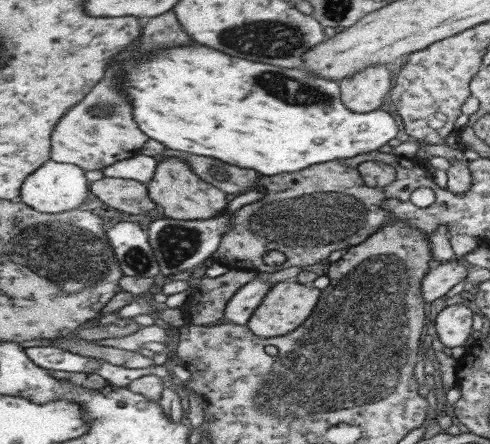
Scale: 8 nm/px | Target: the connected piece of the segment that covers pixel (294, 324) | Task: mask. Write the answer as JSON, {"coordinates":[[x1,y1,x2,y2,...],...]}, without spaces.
{"coordinates":[[282,282,276,284,270,290,262,302,262,306,256,310,252,316,249,327,262,338,274,338,276,336,286,336,290,332,301,328,302,324,310,318,312,311,318,306,318,300,322,299,322,290,314,286,304,286,296,282]]}

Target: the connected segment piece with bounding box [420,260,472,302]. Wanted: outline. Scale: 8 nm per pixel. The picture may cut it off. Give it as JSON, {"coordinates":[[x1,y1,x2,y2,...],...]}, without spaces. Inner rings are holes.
{"coordinates":[[457,260,446,261,431,268,420,284,424,302,432,302,444,296,452,287,464,281,471,270,469,265]]}

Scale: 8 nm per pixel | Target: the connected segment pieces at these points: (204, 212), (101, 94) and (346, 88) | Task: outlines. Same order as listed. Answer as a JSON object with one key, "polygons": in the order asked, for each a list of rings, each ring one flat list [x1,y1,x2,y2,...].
{"polygons":[[[168,158,161,161,158,173,154,180,150,181,149,188,151,198,164,208,166,216,176,220,208,220,226,213,229,205,228,193,220,187,213,185,199,176,187,164,187,160]],[[108,76,100,88,94,88,84,102,80,102,56,128,53,160,76,164,86,171,102,170,121,161,139,156,151,140,136,124,134,108,126,96,120,94,114,76]],[[384,64,362,68,350,78,340,80,344,104,352,112,372,112,380,108,392,88,392,74]]]}

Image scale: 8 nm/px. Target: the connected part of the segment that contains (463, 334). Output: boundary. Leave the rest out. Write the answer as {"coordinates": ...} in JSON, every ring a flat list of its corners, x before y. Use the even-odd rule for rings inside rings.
{"coordinates":[[462,303,446,306,437,314,434,328,438,338,446,347,465,346,465,342,471,338,473,314,474,311]]}

